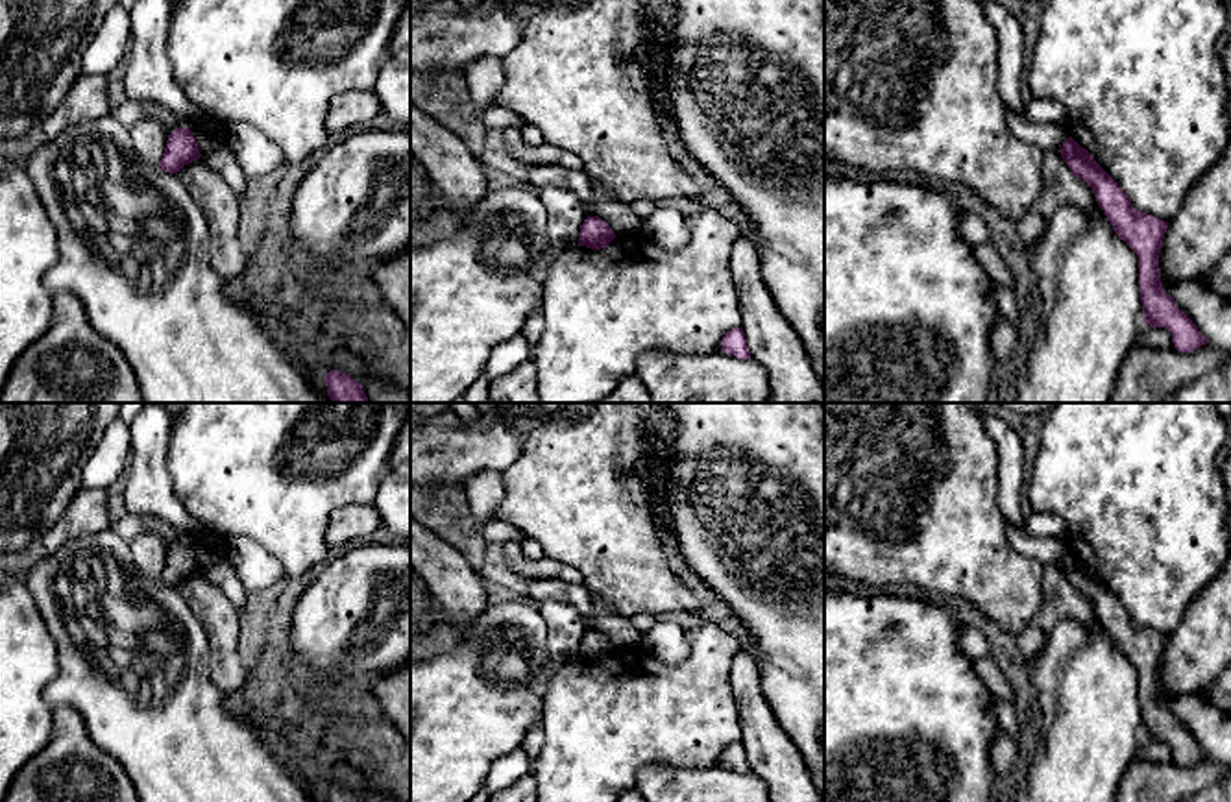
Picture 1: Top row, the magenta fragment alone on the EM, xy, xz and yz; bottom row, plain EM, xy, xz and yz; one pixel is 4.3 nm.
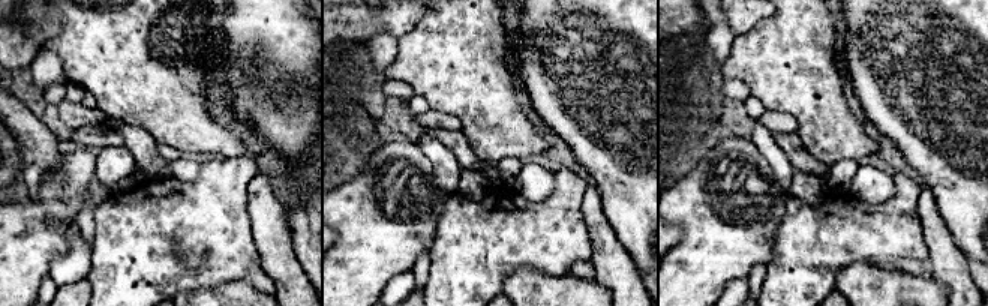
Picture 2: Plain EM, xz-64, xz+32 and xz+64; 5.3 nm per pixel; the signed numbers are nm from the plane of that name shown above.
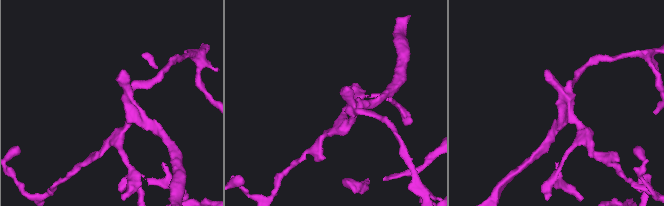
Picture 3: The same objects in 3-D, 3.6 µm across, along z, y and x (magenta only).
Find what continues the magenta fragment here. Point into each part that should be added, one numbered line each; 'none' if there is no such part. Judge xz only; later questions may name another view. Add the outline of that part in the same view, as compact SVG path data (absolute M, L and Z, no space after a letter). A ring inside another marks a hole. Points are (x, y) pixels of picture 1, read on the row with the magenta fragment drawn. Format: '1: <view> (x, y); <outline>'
none

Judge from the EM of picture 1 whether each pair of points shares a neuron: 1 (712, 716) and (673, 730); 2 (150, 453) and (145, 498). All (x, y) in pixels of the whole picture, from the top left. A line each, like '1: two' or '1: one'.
1: one
2: one

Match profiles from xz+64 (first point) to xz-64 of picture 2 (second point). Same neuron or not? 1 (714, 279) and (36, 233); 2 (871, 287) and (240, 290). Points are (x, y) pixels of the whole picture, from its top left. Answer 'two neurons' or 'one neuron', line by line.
1: one neuron
2: one neuron

